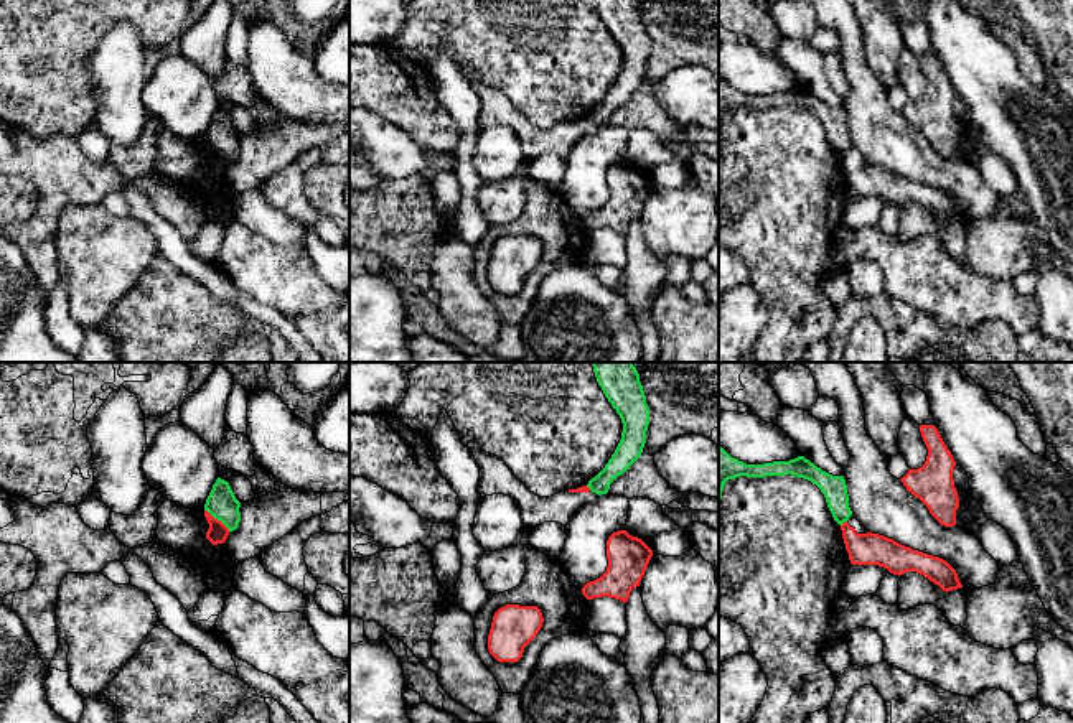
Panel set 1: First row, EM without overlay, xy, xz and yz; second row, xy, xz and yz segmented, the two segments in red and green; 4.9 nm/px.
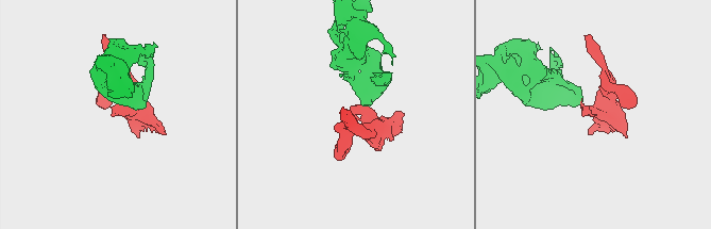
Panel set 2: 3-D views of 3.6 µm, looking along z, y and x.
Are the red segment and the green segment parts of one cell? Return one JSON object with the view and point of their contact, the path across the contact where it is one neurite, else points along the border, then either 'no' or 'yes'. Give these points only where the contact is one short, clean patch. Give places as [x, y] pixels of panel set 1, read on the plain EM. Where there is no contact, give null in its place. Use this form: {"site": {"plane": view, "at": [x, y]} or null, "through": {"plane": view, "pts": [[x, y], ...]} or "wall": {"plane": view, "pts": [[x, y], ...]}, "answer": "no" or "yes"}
{"site": {"plane": "xy", "at": [216, 150]}, "wall": {"plane": "xy", "pts": [[205, 140], [229, 162]]}, "answer": "no"}

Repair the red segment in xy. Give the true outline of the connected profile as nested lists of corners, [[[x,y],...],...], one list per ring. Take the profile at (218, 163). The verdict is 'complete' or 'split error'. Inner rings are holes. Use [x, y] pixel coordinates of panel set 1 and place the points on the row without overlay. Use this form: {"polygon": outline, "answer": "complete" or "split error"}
{"polygon": [[[204,142],[204,148],[209,155],[209,160],[206,163],[206,170],[213,175],[224,175],[227,166],[229,166],[229,160],[218,150],[214,150],[208,142]]], "answer": "complete"}

